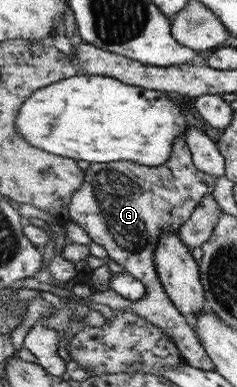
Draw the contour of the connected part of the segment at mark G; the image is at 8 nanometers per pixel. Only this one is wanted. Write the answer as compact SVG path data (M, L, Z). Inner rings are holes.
M185 137L175 139L173 153L165 165L159 167L149 167L140 165L135 161L117 161L110 163L91 163L85 172L85 182L81 189L71 197L69 206L70 221L78 224L88 235L91 241L102 245L108 252L109 258L121 265L126 272L145 284L145 297L138 302L124 299L112 289L107 291L95 291L94 302L106 305L112 310L134 311L138 317L156 324L162 328L175 341L182 357L186 359L186 364L202 369L204 371L215 371L216 364L210 359L208 352L197 336L190 321L178 311L173 300L169 298L165 286L161 283L157 274L156 247L160 242L161 233L164 230L178 232L180 227L188 221L193 211L204 201L205 195L212 194L216 185L216 177L206 174L193 163L192 152Z

